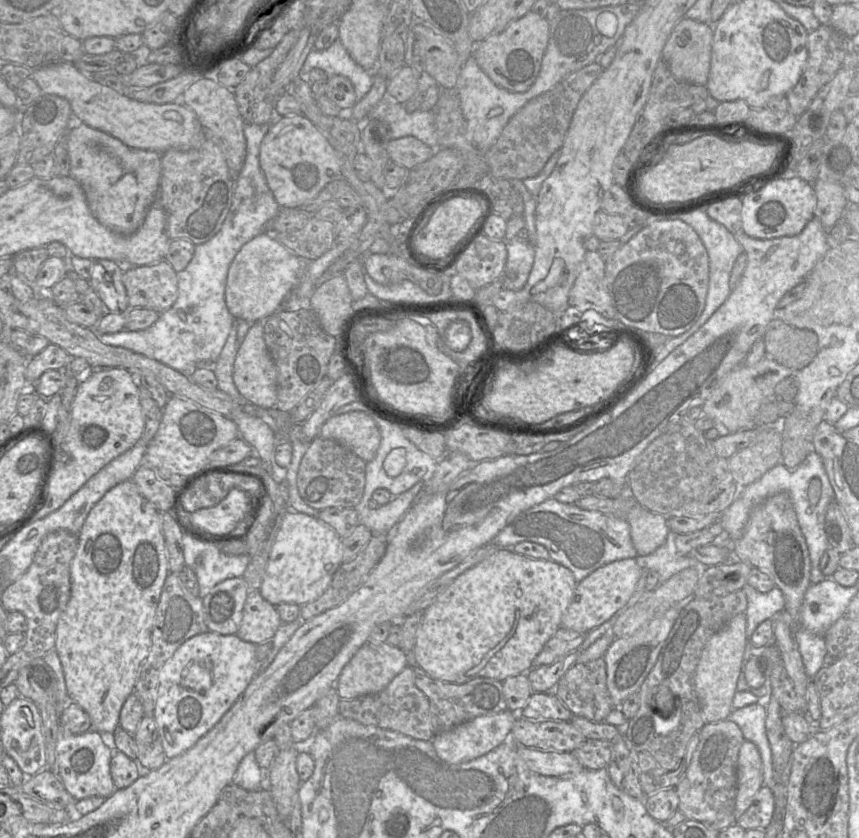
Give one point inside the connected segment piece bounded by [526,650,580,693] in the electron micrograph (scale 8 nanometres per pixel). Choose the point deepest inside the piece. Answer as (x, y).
(544, 678)

